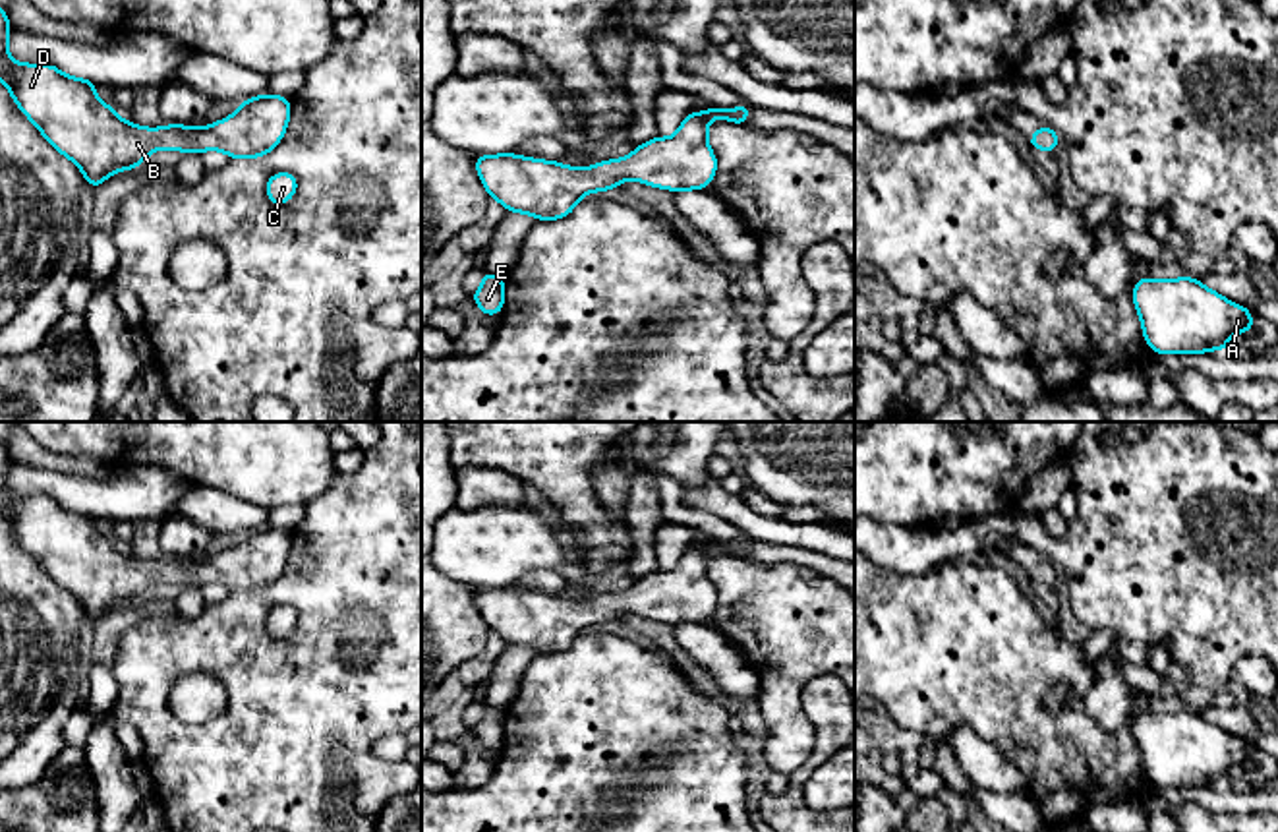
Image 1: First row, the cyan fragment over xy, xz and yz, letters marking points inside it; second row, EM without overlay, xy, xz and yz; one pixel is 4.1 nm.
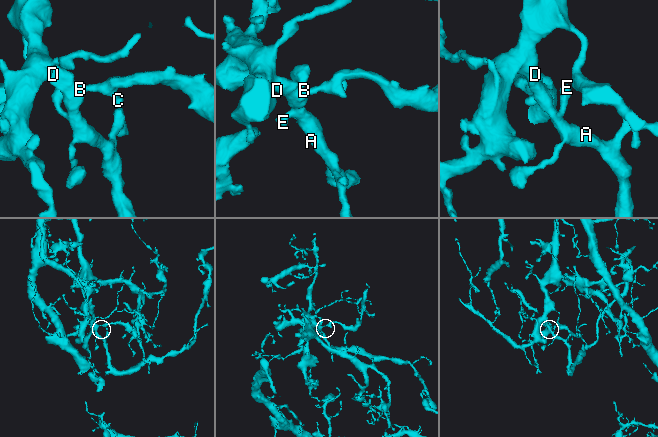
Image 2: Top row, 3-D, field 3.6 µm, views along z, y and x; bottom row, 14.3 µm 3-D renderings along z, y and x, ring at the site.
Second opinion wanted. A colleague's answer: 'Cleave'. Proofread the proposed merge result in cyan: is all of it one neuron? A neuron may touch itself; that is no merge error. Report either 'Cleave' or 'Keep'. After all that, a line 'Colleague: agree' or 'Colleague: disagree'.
Keep
Colleague: disagree

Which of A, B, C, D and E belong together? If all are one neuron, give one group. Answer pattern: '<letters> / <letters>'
A B C D E

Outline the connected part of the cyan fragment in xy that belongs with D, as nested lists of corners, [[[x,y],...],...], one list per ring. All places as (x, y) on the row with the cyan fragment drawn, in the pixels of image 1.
[[[0,8],[0,81],[8,85],[17,108],[41,130],[43,137],[66,159],[73,161],[89,186],[99,188],[112,172],[141,166],[157,149],[205,153],[211,149],[230,159],[255,159],[271,153],[282,139],[290,120],[290,97],[259,95],[242,101],[238,110],[207,128],[168,124],[166,128],[139,128],[124,122],[112,106],[102,103],[91,79],[62,74],[54,64],[19,64],[8,54],[8,14]]]

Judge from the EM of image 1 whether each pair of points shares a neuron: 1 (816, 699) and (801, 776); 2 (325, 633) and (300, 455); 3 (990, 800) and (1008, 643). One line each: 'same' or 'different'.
1: same
2: different
3: different

